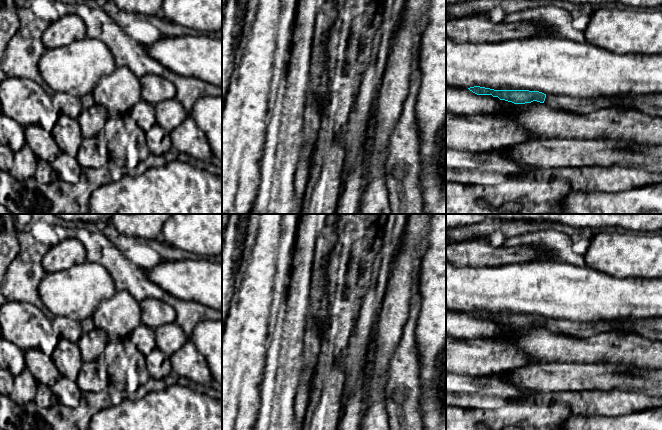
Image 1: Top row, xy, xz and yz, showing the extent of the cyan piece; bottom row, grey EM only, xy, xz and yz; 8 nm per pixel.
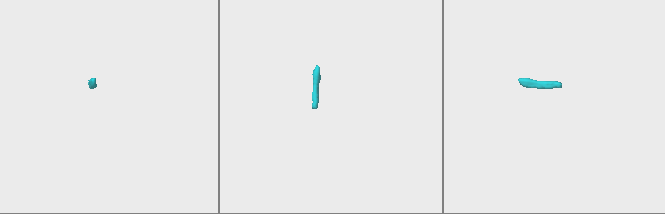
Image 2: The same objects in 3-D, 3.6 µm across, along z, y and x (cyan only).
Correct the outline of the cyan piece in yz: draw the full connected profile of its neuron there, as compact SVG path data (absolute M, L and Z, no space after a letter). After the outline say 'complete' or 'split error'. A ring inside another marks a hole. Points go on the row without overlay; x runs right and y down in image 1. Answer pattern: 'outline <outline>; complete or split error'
outline M474 310L468 312L477 319L492 319L500 324L514 328L525 328L537 325L545 327L553 333L563 333L579 339L586 339L598 333L617 331L610 320L598 322L575 322L564 319L546 319L539 315L529 314L494 314L490 312Z; split error

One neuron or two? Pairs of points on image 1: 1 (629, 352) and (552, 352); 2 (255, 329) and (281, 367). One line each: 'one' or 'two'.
1: one
2: two

